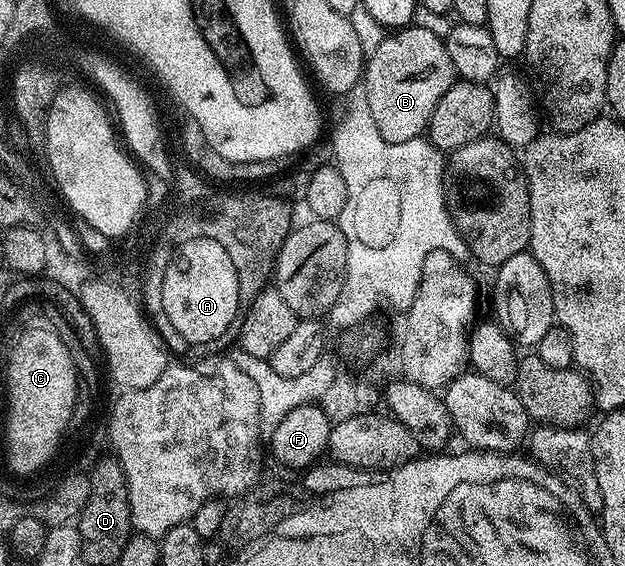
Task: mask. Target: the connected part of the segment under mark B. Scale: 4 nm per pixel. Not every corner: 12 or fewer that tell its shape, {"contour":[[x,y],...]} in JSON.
{"contour":[[412,24],[366,59],[383,140],[428,129],[456,76],[445,41]]}

